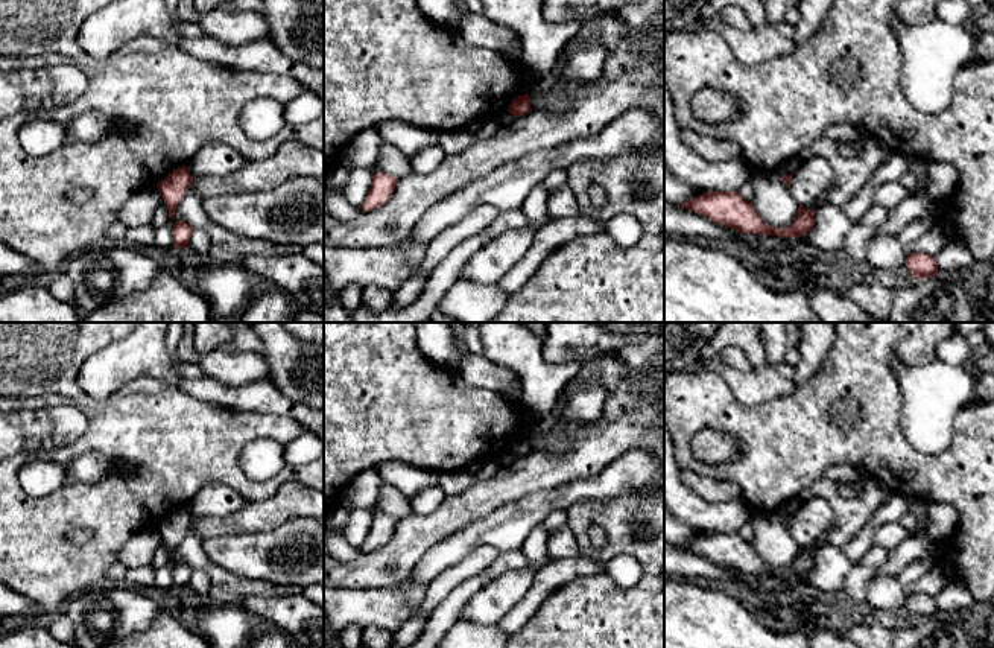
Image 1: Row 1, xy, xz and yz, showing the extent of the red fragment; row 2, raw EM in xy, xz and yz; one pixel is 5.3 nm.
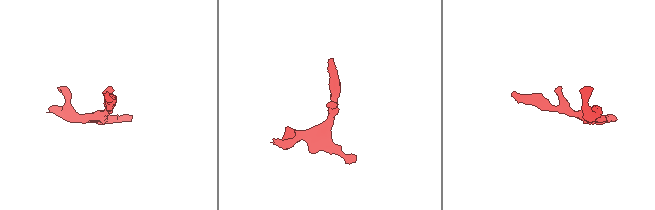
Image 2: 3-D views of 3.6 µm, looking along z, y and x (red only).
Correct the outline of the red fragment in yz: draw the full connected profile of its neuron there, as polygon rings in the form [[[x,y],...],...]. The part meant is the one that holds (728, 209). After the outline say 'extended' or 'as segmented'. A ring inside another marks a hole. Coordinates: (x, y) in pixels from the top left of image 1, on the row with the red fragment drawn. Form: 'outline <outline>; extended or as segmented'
outline [[[704,192],[679,207],[699,213],[716,224],[731,227],[745,234],[798,239],[807,234],[815,225],[815,211],[799,205],[796,216],[789,227],[771,227],[760,219],[752,202],[743,199],[739,192]]]; as segmented

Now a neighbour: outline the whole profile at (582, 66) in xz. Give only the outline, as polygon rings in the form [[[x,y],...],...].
[[[594,40],[590,44],[571,50],[562,68],[553,75],[553,85],[538,97],[530,97],[530,108],[559,116],[565,113],[573,99],[561,94],[564,85],[581,85],[596,82],[603,73],[606,59],[606,46]]]

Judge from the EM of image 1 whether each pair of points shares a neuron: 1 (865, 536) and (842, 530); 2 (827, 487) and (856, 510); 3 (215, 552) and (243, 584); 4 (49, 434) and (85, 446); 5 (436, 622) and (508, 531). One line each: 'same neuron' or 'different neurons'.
1: different neurons
2: same neuron
3: different neurons
4: different neurons
5: different neurons

